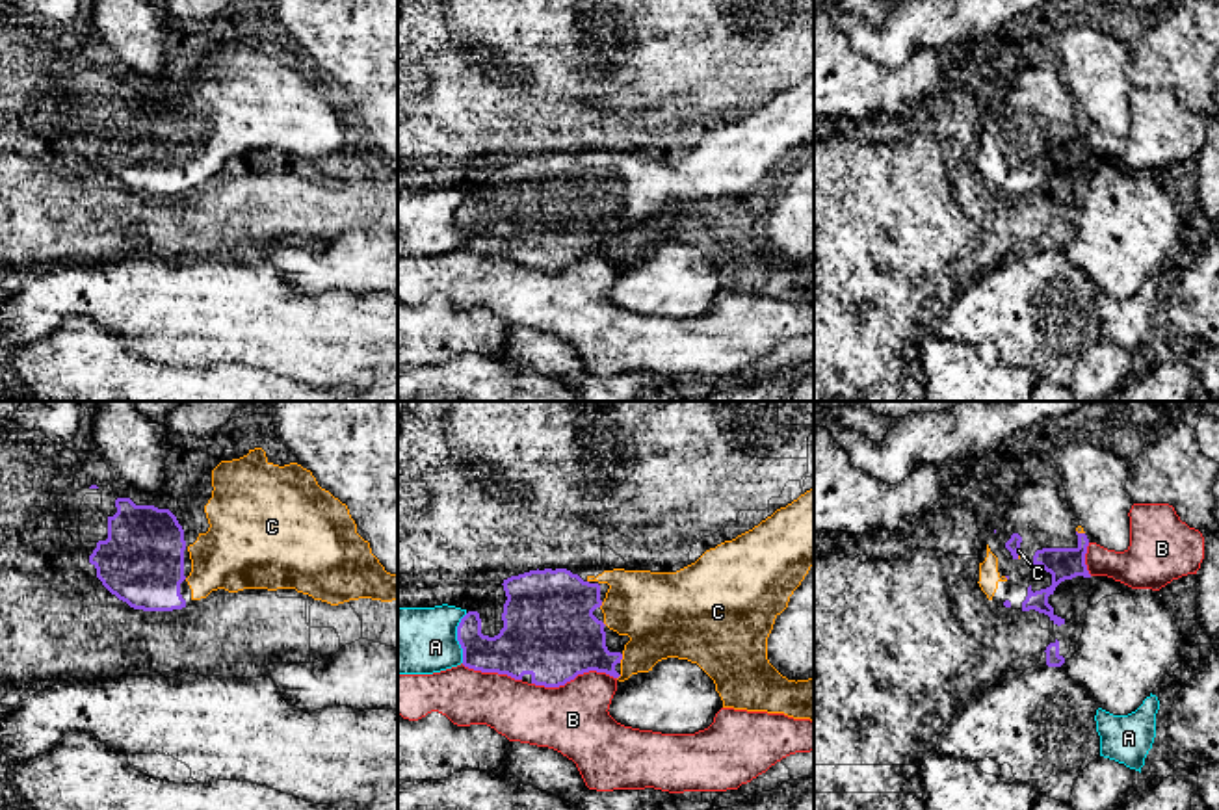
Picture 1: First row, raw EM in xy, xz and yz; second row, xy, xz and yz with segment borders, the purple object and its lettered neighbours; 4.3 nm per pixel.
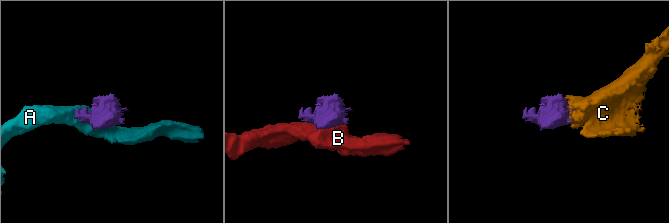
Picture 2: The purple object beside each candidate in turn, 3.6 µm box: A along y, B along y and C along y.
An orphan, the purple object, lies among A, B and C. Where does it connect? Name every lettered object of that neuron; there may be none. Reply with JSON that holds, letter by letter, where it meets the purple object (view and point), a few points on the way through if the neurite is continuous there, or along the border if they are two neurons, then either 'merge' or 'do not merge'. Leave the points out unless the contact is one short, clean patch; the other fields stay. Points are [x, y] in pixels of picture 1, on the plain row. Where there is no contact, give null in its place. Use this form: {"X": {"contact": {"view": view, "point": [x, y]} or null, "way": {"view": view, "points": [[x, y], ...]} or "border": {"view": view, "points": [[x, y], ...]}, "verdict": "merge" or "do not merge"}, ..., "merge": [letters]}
{"A": {"contact": {"view": "xz", "point": [458, 222]}, "verdict": "do not merge"}, "B": {"contact": {"view": "xz", "point": [573, 262]}, "verdict": "do not merge"}, "C": {"contact": {"view": "xz", "point": [621, 242]}, "verdict": "merge"}, "merge": ["C"]}

